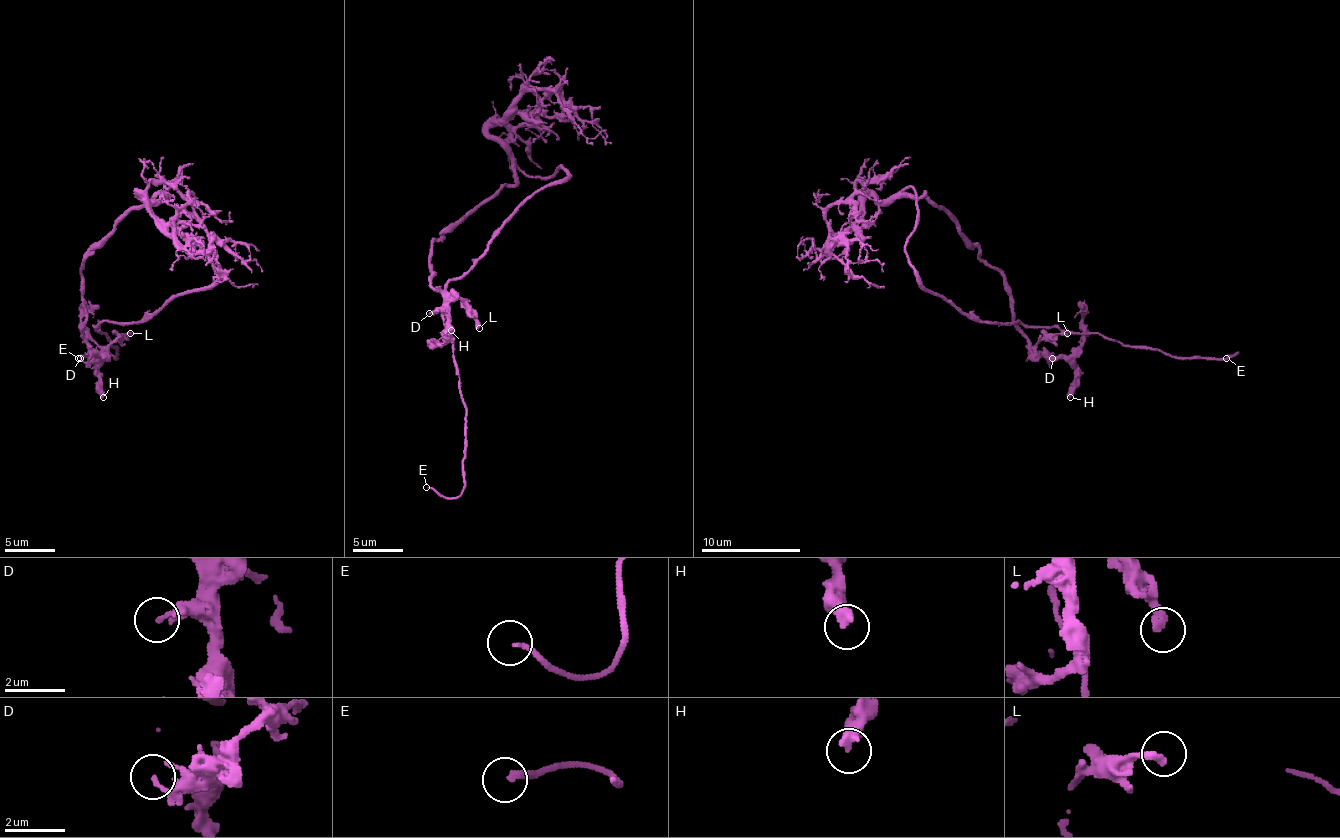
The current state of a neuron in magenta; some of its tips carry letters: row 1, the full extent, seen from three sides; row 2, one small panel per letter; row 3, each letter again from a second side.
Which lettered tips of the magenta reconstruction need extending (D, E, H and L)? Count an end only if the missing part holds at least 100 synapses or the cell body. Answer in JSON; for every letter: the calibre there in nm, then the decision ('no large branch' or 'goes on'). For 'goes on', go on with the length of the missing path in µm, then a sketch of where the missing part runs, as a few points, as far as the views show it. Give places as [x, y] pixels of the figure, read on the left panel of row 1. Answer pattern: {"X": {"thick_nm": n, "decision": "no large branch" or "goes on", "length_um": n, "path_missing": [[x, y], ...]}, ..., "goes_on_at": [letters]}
{"D": {"thick_nm": 140, "decision": "no large branch"}, "E": {"thick_nm": 160, "decision": "goes on", "length_um": 15, "path_missing": [[78, 358], [113, 390], [155, 390]]}, "H": {"thick_nm": 340, "decision": "no large branch"}, "L": {"thick_nm": 280, "decision": "no large branch"}, "goes_on_at": ["E"]}

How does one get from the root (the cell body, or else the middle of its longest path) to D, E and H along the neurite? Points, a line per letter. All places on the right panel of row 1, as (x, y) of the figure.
D: (908, 256), (918, 211), (908, 186), (1000, 273), (1013, 325), (1052, 358)
E: (908, 256), (916, 278), (928, 291), (980, 320), (1097, 333), (1179, 358), (1231, 358), (1236, 353), (1226, 358)
H: (908, 256), (918, 211), (908, 186), (1000, 273), (1028, 345), (1075, 370), (1070, 397)

